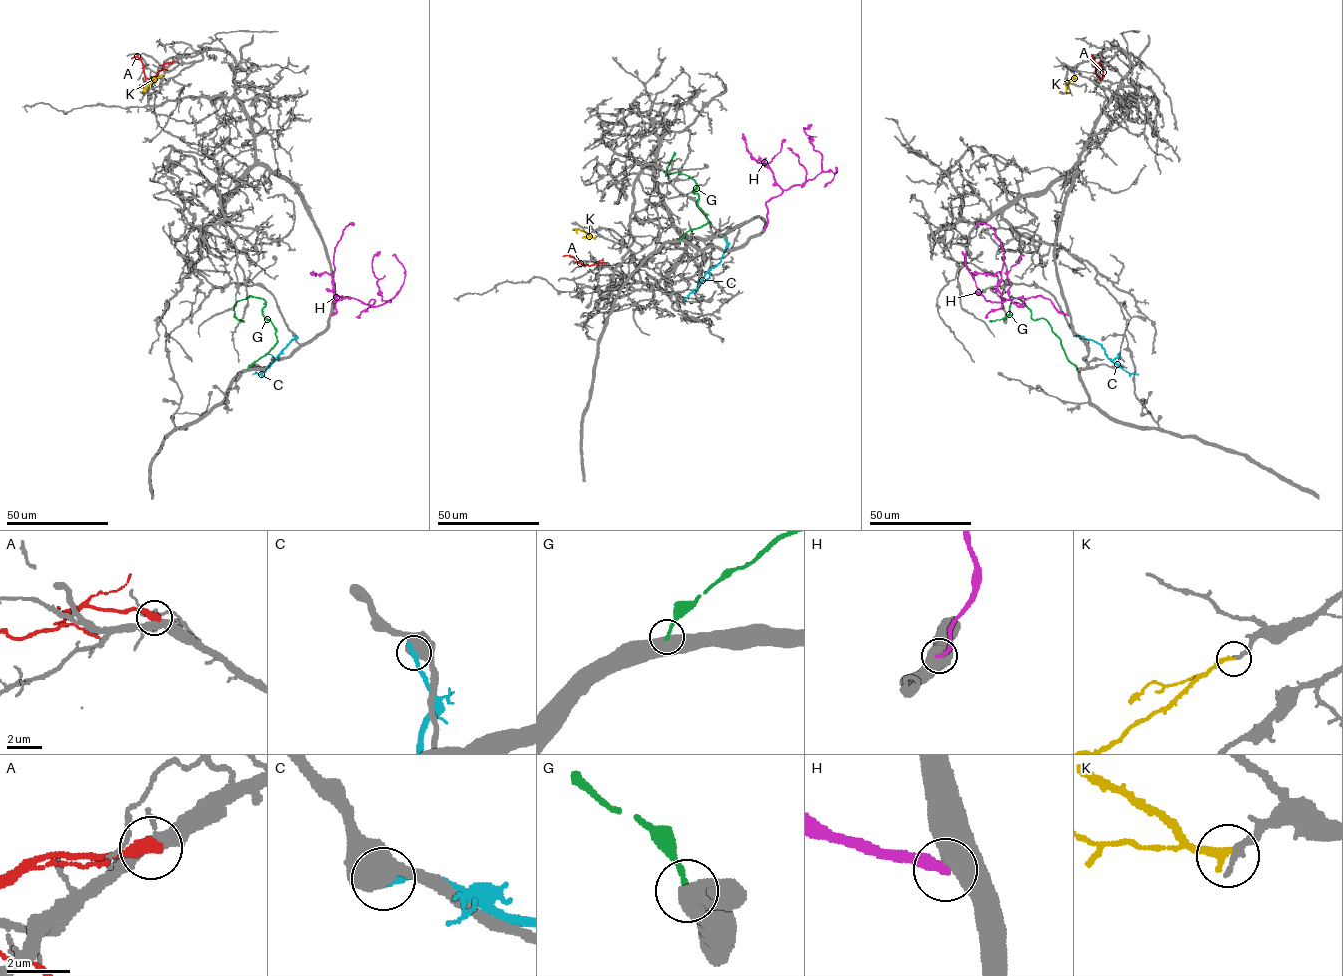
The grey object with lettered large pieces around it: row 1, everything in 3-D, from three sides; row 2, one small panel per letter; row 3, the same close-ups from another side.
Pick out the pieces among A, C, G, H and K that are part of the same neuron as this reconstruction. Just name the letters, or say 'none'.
K

